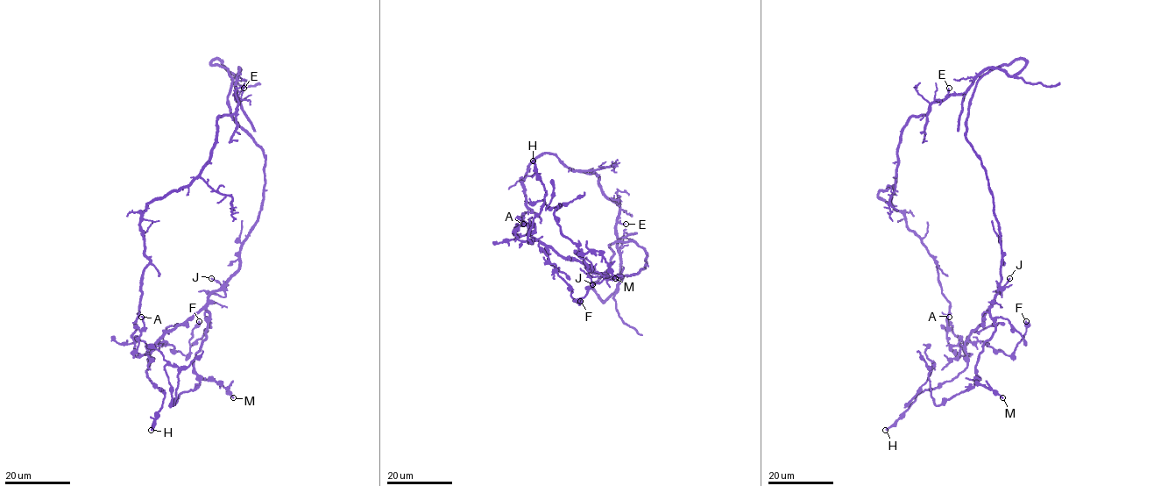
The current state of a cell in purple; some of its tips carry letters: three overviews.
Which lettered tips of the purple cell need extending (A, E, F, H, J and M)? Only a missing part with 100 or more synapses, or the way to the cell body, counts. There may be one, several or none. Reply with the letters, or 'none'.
none

